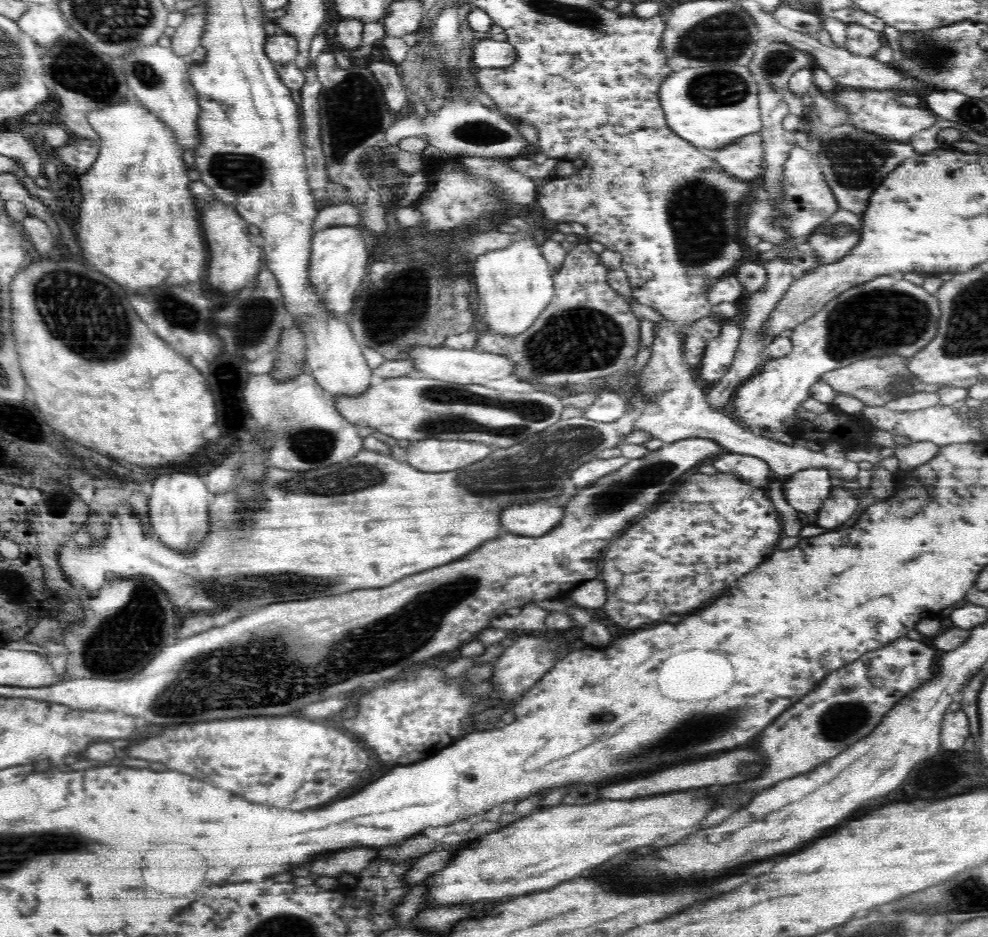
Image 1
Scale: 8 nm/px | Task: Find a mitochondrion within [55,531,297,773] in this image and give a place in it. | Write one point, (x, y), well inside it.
(121, 641)

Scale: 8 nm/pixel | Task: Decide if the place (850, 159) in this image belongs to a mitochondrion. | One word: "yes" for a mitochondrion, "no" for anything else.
yes

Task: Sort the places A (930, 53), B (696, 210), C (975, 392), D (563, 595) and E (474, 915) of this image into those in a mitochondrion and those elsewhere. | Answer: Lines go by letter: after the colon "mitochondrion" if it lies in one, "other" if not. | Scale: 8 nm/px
A: mitochondrion
B: mitochondrion
C: other
D: other
E: other

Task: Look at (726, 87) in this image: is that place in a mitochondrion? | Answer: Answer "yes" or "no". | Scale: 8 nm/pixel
yes

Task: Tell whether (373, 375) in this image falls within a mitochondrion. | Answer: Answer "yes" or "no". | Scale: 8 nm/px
no

